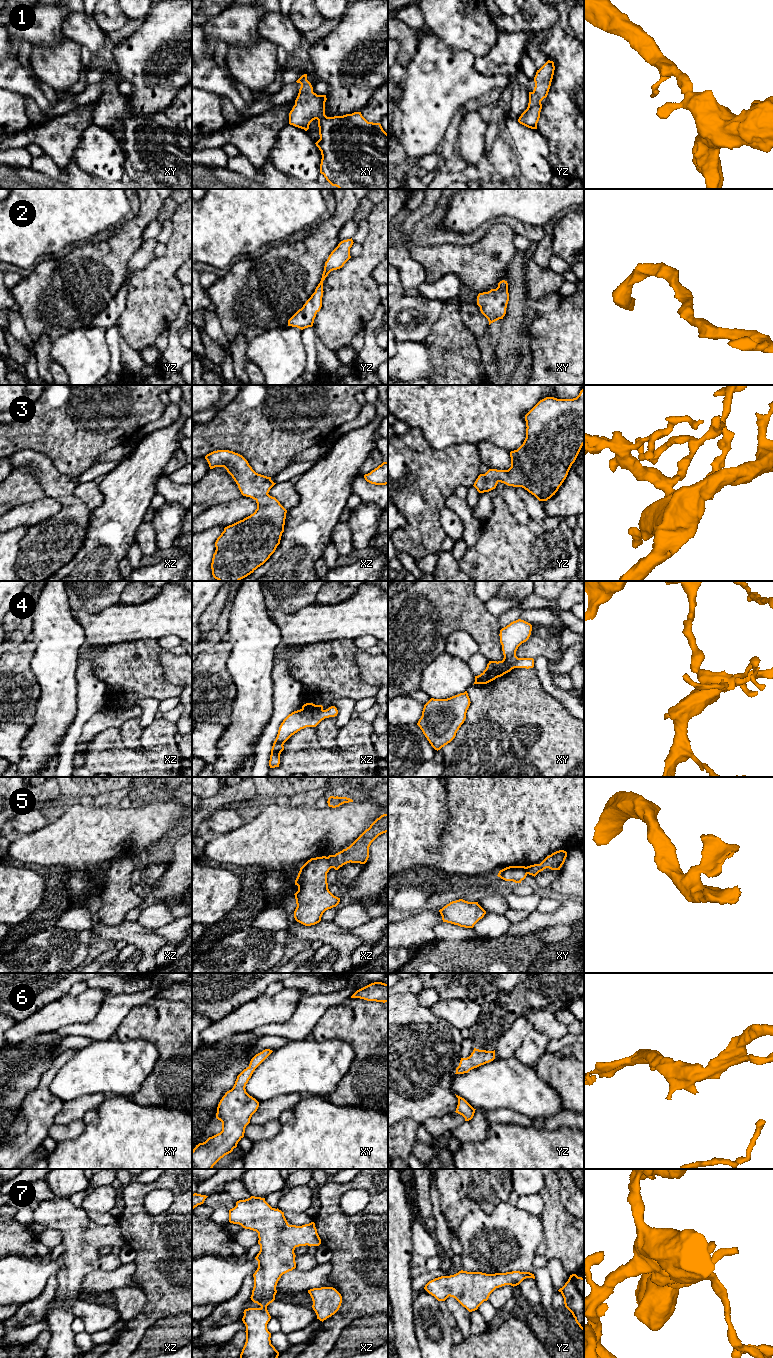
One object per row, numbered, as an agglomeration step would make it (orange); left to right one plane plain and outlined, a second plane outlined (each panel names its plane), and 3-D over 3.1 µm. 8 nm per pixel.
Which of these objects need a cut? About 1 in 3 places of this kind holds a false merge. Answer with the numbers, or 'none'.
4, 5

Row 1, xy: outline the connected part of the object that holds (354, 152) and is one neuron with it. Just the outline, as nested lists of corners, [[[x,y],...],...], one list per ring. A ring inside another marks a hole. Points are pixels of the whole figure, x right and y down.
[[[307,74],[296,82],[301,87],[289,113],[289,124],[307,131],[310,123],[318,120],[320,139],[315,144],[321,151],[320,173],[326,180],[339,189],[388,189],[388,134],[381,124],[368,122],[361,112],[327,117],[326,95],[313,92]]]

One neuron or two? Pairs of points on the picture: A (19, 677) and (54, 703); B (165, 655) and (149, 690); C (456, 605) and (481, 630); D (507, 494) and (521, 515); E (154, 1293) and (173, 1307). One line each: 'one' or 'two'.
A: two
B: two
C: one
D: one
E: one

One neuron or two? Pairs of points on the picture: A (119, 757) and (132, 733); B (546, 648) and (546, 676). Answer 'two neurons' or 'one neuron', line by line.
A: two neurons
B: two neurons

